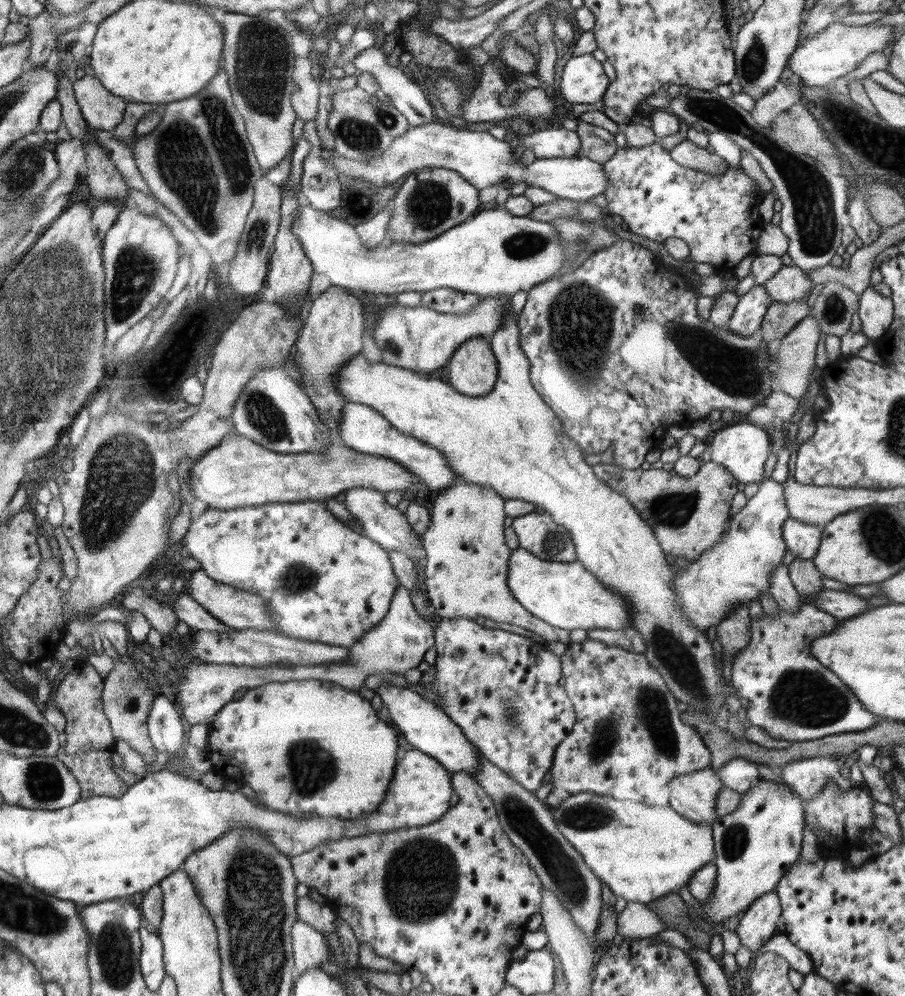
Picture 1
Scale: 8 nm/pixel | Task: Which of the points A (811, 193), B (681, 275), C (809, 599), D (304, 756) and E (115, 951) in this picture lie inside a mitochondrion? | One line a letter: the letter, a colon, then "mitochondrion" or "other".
A: mitochondrion
B: other
C: other
D: mitochondrion
E: mitochondrion

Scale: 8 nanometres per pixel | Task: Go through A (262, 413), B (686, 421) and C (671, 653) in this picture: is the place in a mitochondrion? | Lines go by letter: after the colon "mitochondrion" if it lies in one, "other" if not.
A: mitochondrion
B: other
C: mitochondrion

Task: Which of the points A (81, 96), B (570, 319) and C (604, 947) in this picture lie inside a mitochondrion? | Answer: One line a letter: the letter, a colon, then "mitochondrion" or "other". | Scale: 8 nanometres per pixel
A: other
B: mitochondrion
C: other

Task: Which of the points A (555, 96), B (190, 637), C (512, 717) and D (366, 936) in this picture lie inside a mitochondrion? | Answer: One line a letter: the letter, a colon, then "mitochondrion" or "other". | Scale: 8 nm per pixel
A: other
B: other
C: mitochondrion
D: other

